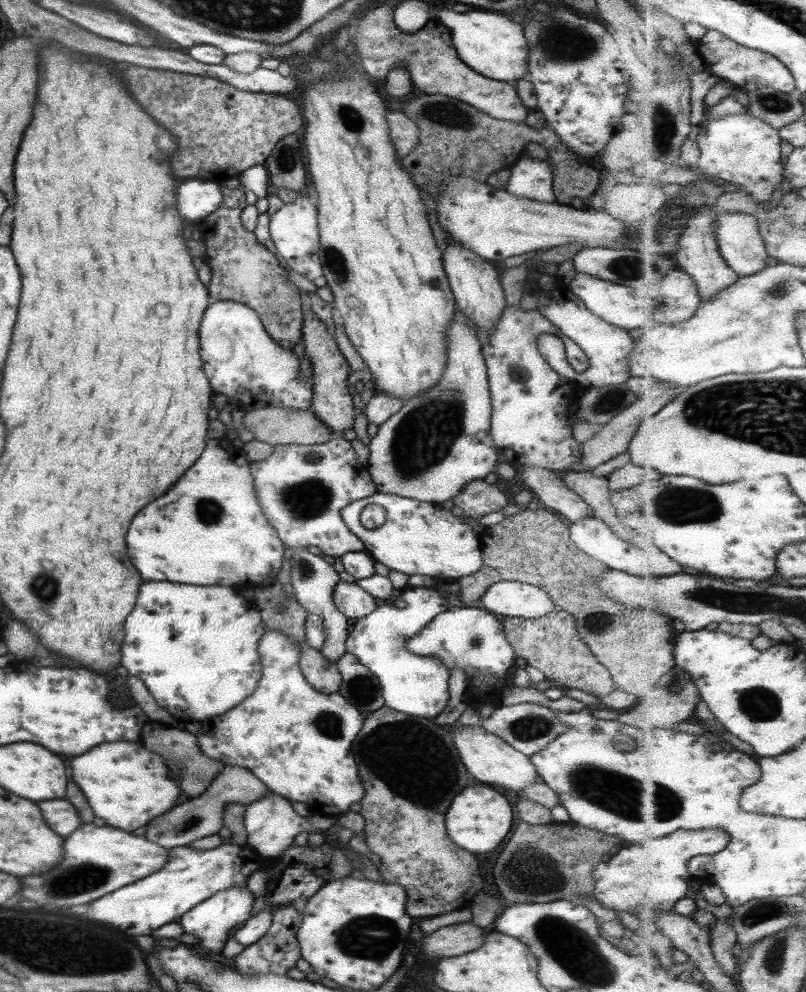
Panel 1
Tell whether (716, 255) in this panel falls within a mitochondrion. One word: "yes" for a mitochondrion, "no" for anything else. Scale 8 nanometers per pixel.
no

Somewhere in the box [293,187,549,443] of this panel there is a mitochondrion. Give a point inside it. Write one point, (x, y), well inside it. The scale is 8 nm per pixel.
(335, 262)

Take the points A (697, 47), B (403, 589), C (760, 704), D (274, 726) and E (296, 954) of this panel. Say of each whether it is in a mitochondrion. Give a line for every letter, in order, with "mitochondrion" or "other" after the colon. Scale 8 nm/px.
A: other
B: other
C: mitochondrion
D: other
E: other

